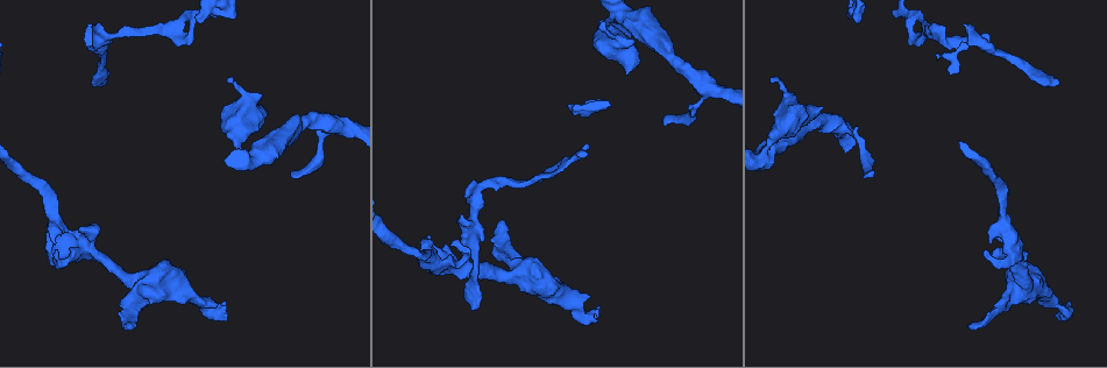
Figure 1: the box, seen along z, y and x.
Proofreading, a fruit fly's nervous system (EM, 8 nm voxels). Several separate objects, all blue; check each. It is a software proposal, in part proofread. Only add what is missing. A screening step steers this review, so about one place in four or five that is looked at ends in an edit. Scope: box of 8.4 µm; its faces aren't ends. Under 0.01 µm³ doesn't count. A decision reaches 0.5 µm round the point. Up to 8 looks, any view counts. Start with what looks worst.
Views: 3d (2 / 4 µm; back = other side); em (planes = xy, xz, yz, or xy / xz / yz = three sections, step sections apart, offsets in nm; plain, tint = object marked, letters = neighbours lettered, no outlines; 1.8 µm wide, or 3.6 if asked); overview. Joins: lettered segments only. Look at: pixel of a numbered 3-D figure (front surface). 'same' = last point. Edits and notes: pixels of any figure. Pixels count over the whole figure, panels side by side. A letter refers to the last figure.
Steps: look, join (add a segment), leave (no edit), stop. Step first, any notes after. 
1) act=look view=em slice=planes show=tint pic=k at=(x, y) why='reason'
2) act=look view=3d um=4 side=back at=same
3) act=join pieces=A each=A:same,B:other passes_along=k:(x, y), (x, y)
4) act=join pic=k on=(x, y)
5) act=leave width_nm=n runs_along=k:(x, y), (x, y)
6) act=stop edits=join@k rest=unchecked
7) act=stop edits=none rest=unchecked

act=look view=3d um=4 pic=1 at=(476, 310) why='tapers out'

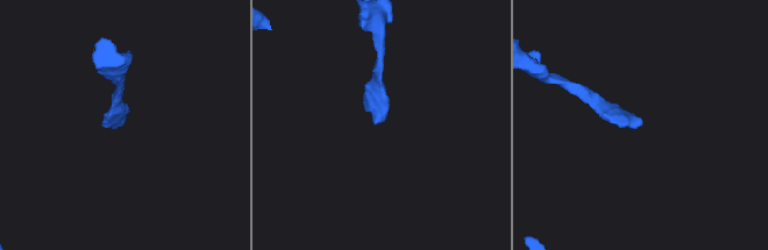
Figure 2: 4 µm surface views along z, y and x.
act=look view=em slice=planes show=letters pic=2 at=(381, 120) why='now the EM'

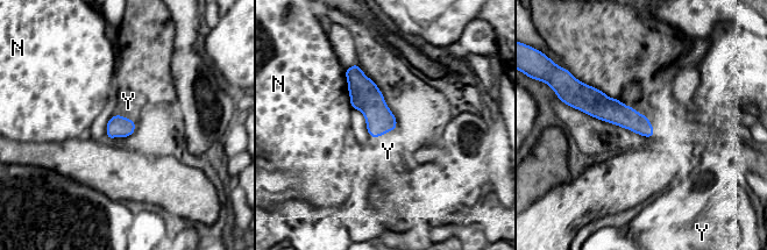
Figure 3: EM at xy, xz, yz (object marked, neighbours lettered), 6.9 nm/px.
act=leave each=N:other,Y:other runs_along=3:(581, 102), (595, 102), (651, 133) found='none of them fits'

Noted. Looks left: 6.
act=look view=3d um=2 side=back pic=1 at=(291, 175) why='an open end'

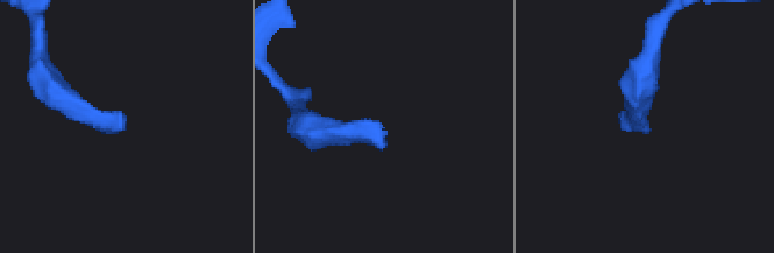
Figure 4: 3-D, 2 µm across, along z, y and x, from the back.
act=look view=em slice=xy step=4 show=letters pic=4 at=(122, 127)

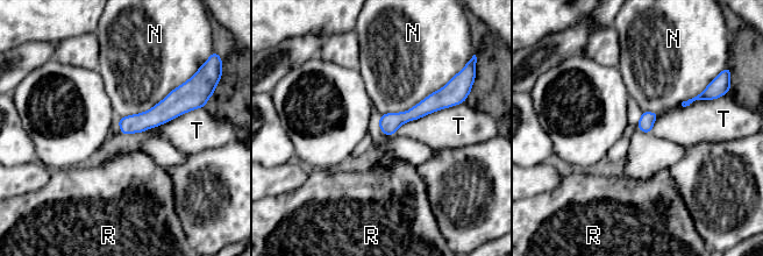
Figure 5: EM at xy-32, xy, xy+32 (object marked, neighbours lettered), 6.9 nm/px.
act=leave longest_contact=N:550nm each=N:other,R:other,T:other found='none of them fits'

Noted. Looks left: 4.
act=look view=em um=3.6 slice=planes show=tint pic=1 at=(626, 70) why='thick end'

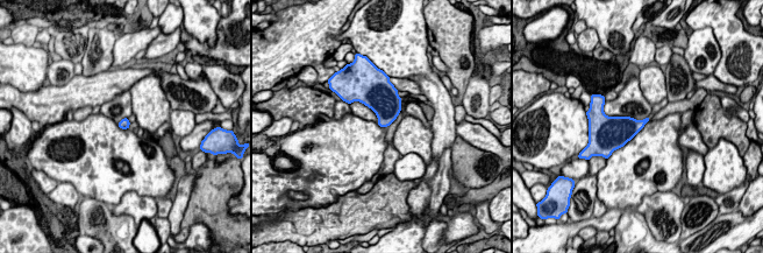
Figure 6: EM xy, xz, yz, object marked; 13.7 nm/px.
act=look view=em um=3.6 slice=planes show=letters at=same

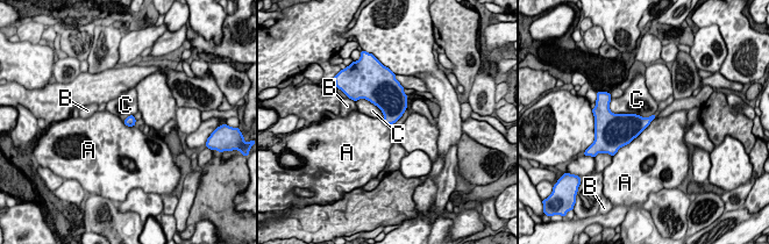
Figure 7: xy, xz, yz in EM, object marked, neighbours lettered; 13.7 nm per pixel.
act=leave each=A:other,B:other,C:other border=7:(656, 117), (619, 149) found='none of them fits'

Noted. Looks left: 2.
act=look view=em slice=planes show=tint pic=1 at=(597, 306) why='free end'

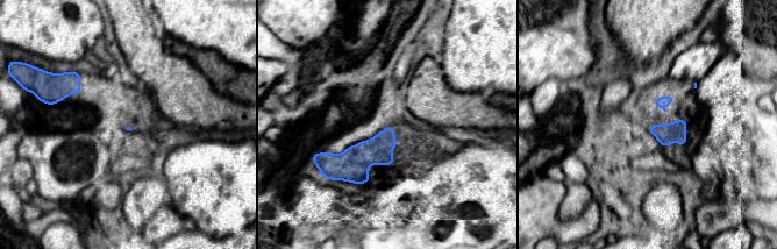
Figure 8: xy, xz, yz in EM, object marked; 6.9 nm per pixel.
act=look view=em slice=planes show=letters at=same

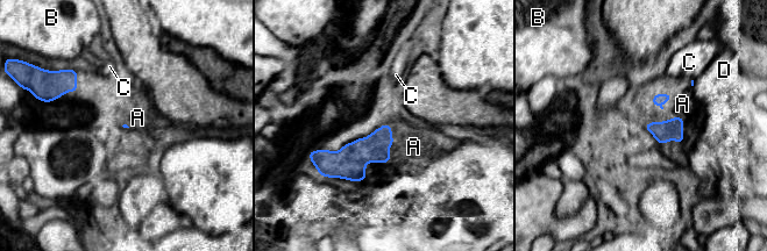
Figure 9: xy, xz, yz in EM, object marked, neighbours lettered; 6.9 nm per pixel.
act=join pieces=A each=A:same,B:other,C:other,D:other found='the cell continues'

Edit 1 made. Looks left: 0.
act=stop edits=join@9 rest=unchecked

